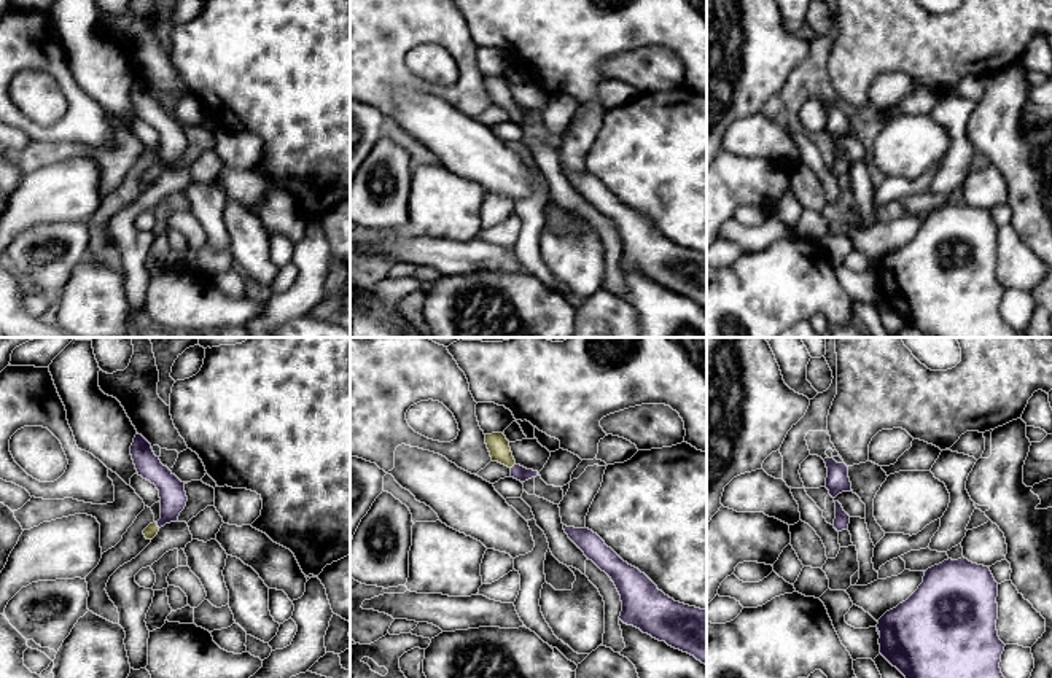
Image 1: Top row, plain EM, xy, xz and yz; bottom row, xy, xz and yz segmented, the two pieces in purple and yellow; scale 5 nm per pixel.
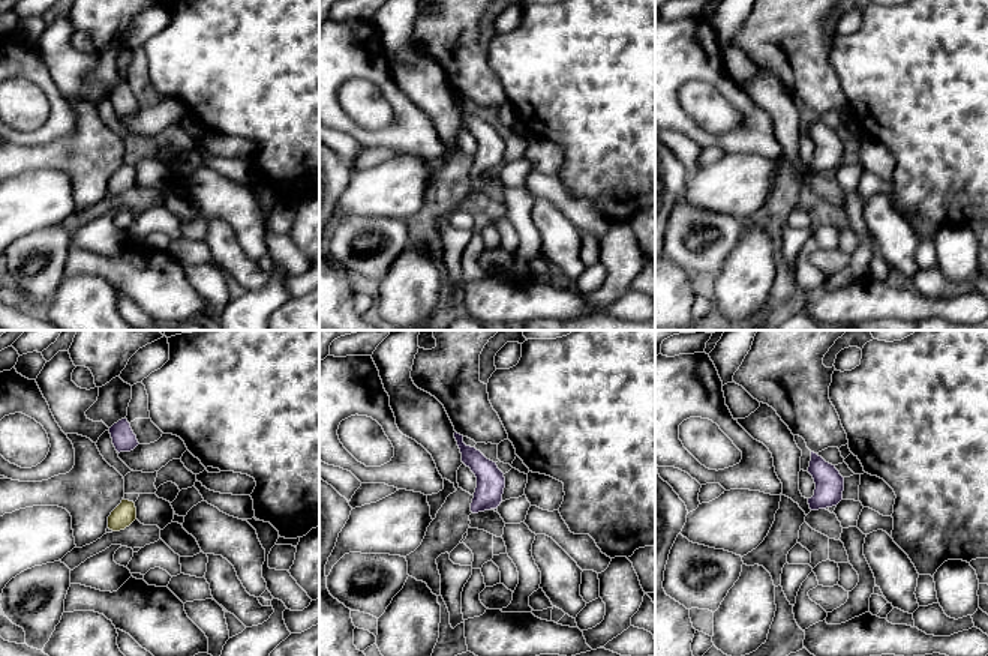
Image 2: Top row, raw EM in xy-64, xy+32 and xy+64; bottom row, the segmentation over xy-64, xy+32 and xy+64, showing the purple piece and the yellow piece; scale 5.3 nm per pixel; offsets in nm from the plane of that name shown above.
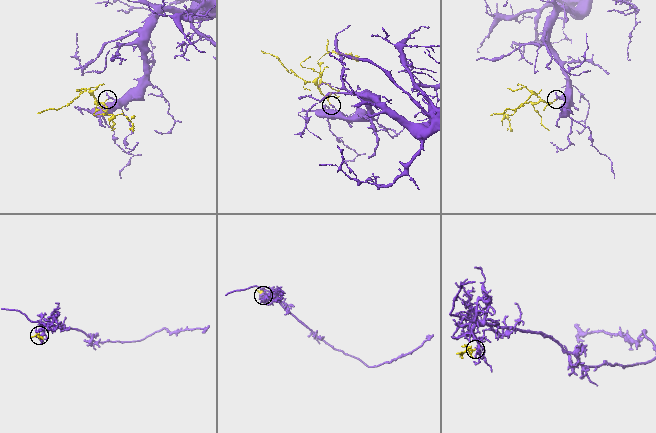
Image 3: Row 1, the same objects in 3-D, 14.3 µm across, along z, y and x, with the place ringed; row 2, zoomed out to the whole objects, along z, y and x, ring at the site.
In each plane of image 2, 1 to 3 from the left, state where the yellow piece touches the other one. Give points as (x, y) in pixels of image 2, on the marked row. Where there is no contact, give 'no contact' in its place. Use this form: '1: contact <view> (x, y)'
1: no contact
2: no contact
3: no contact

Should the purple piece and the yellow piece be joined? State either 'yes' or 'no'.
yes

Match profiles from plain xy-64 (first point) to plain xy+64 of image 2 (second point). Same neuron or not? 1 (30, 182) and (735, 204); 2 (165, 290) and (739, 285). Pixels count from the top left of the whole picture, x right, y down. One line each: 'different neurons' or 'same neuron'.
1: same neuron
2: different neurons

